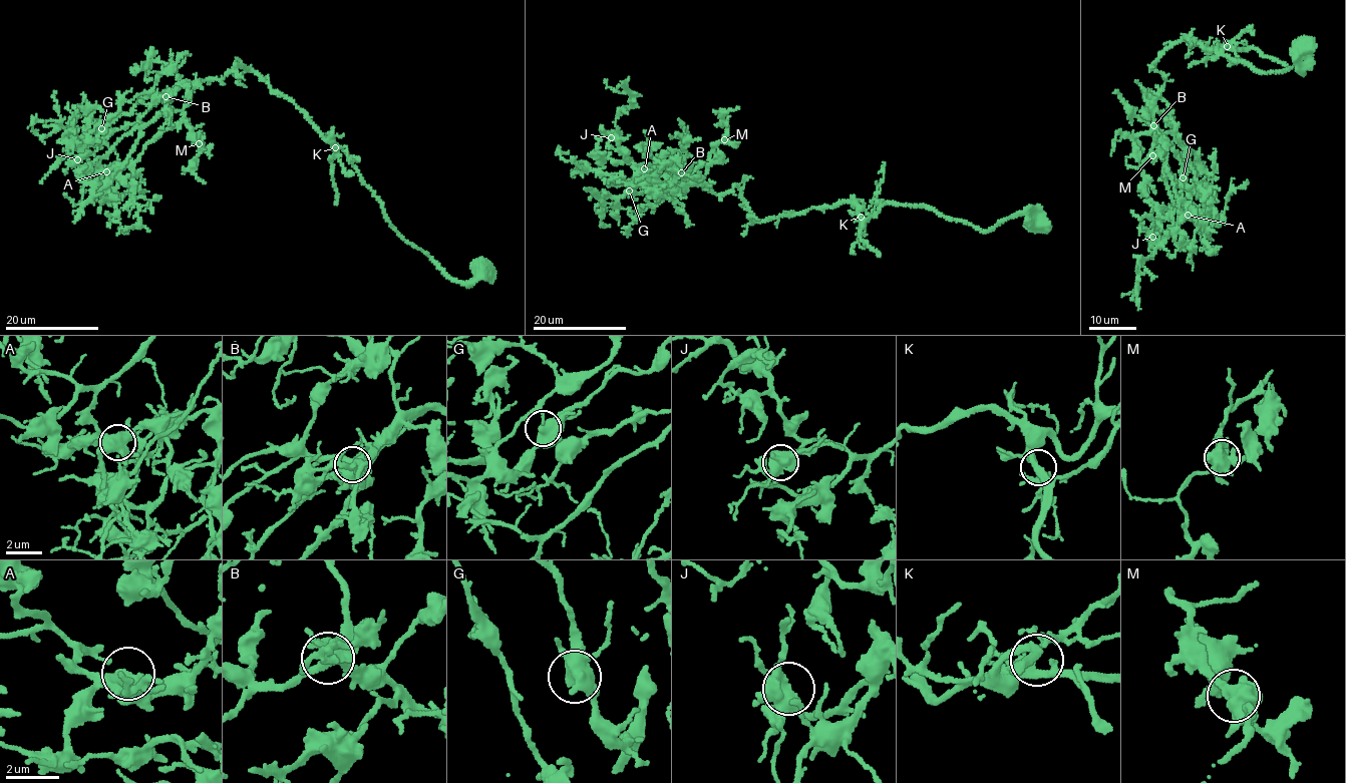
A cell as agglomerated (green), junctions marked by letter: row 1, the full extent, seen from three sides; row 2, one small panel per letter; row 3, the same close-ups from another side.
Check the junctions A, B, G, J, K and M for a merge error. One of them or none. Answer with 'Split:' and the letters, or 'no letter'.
Split: no letter

